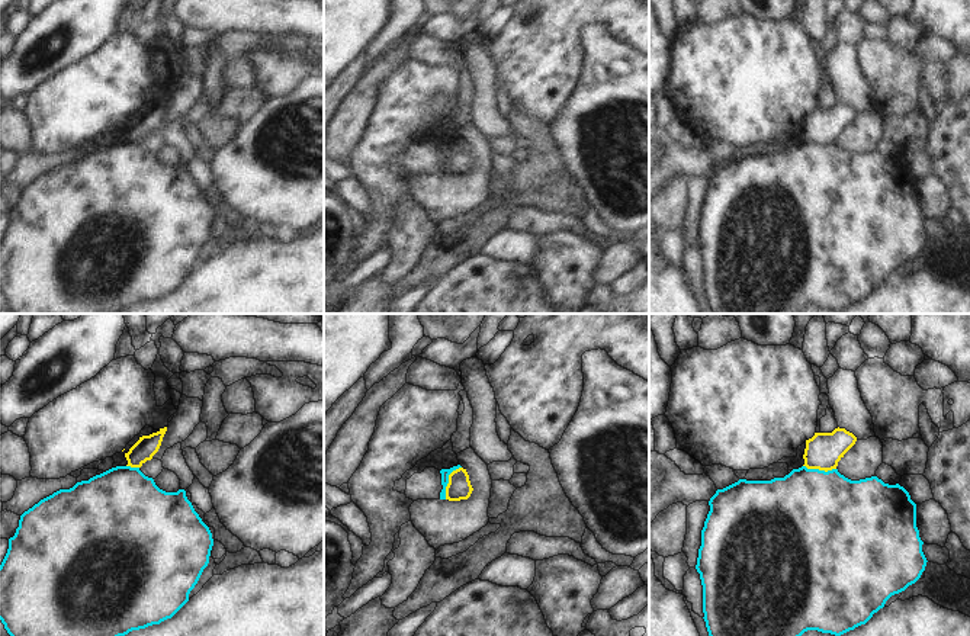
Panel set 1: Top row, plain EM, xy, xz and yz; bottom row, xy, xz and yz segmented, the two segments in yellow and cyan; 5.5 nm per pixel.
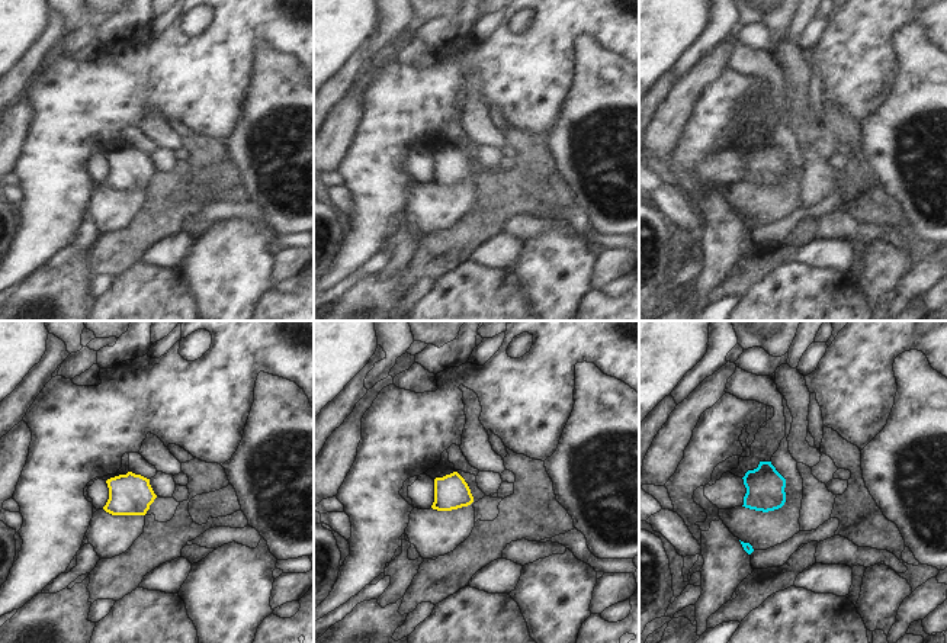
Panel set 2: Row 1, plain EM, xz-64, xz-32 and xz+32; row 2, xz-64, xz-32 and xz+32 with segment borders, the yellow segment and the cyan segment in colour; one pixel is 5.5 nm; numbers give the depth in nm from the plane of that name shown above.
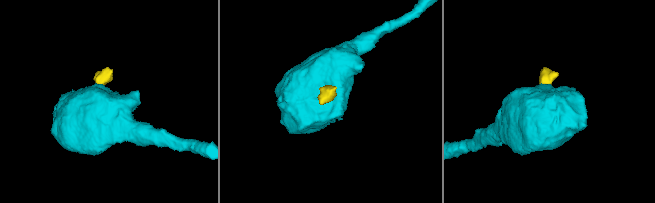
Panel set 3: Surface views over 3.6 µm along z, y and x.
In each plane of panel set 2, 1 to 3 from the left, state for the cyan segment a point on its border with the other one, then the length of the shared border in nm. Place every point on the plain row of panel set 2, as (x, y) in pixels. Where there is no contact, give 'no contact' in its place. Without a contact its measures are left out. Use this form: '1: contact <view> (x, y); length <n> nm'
1: no contact
2: no contact
3: no contact

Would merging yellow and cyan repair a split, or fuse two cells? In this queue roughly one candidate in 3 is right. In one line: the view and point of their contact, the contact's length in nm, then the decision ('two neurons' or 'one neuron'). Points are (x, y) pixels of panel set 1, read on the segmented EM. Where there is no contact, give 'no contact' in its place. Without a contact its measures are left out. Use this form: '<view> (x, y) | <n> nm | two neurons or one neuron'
xz (449, 481) | 200 nm | two neurons

